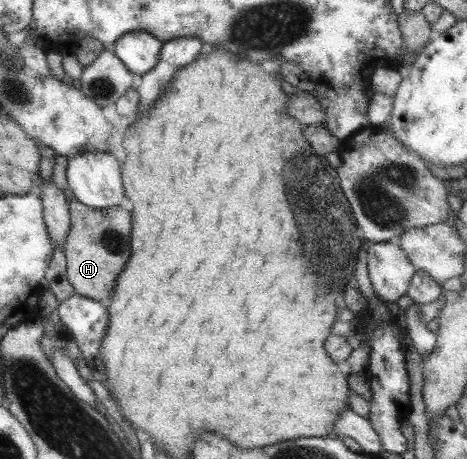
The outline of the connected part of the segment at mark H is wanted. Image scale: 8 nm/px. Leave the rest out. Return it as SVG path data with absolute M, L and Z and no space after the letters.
M73 198L68 203L70 228L63 245L66 276L75 294L95 301L109 298L114 293L114 283L124 270L130 251L132 217L119 206L91 209Z

